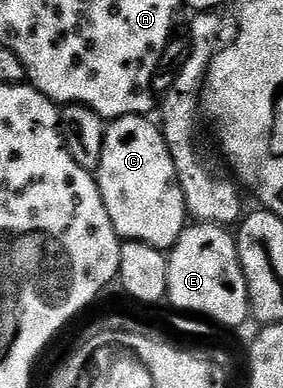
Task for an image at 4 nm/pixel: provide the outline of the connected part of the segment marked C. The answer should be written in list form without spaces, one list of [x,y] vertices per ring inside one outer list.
[[[142,114],[111,119],[104,132],[102,160],[94,177],[121,239],[150,244],[167,252],[178,240],[190,215],[163,129],[152,120]]]

